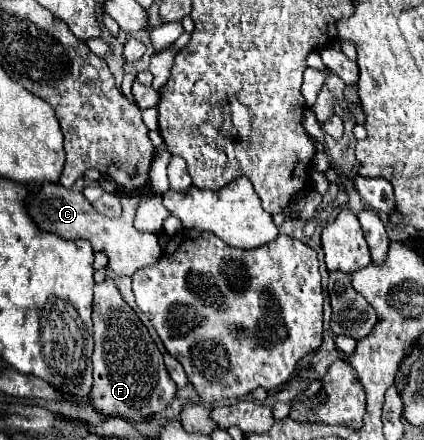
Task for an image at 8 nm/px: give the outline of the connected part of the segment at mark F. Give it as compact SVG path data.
M112 279L94 287L94 387L90 393L92 407L102 417L122 417L132 421L150 421L164 411L176 397L176 385L170 379L162 353L152 341L148 329L126 305Z

